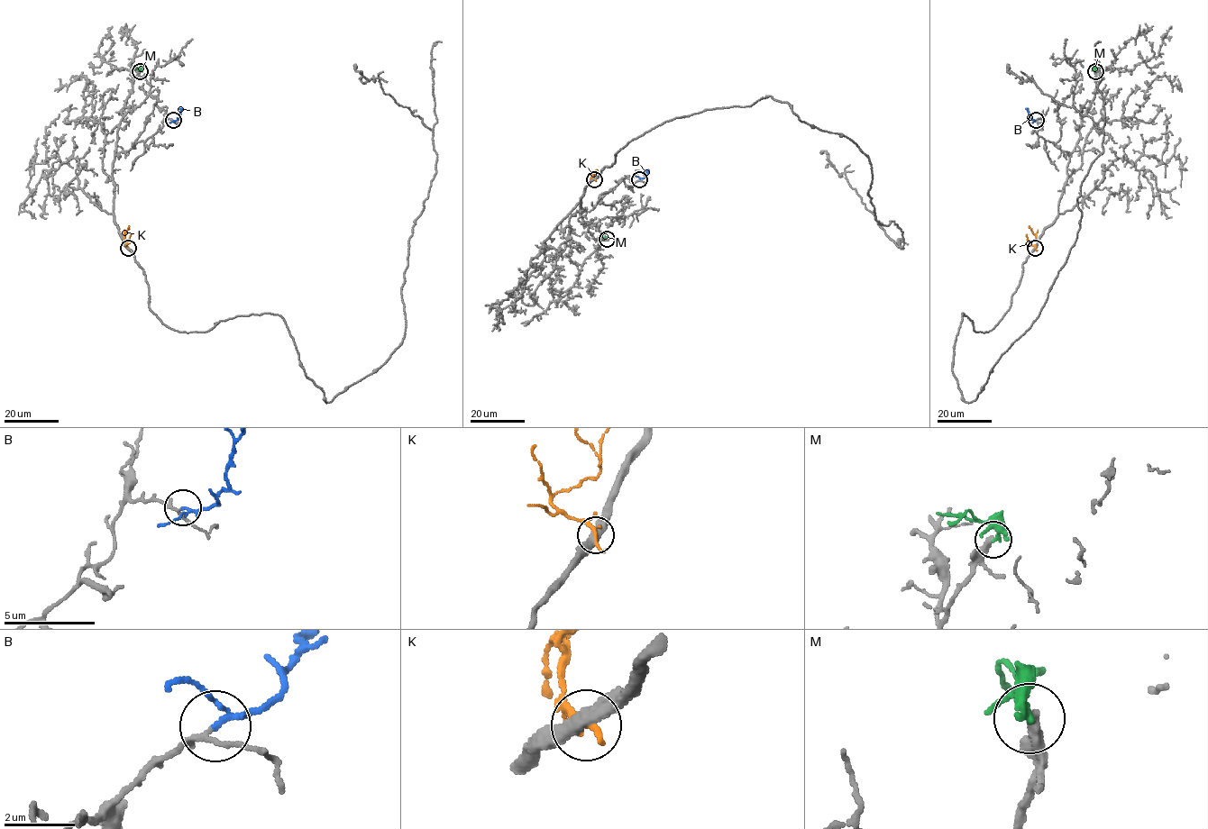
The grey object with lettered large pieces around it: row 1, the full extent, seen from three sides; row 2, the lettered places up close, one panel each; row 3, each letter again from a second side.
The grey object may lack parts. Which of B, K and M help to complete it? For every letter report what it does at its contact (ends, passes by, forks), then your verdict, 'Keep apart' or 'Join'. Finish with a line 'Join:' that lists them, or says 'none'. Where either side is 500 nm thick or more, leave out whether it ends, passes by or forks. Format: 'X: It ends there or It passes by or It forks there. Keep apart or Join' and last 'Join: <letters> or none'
B: It passes by. Join
K: It passes by. Keep apart
M: It passes by. Keep apart
Join: B

